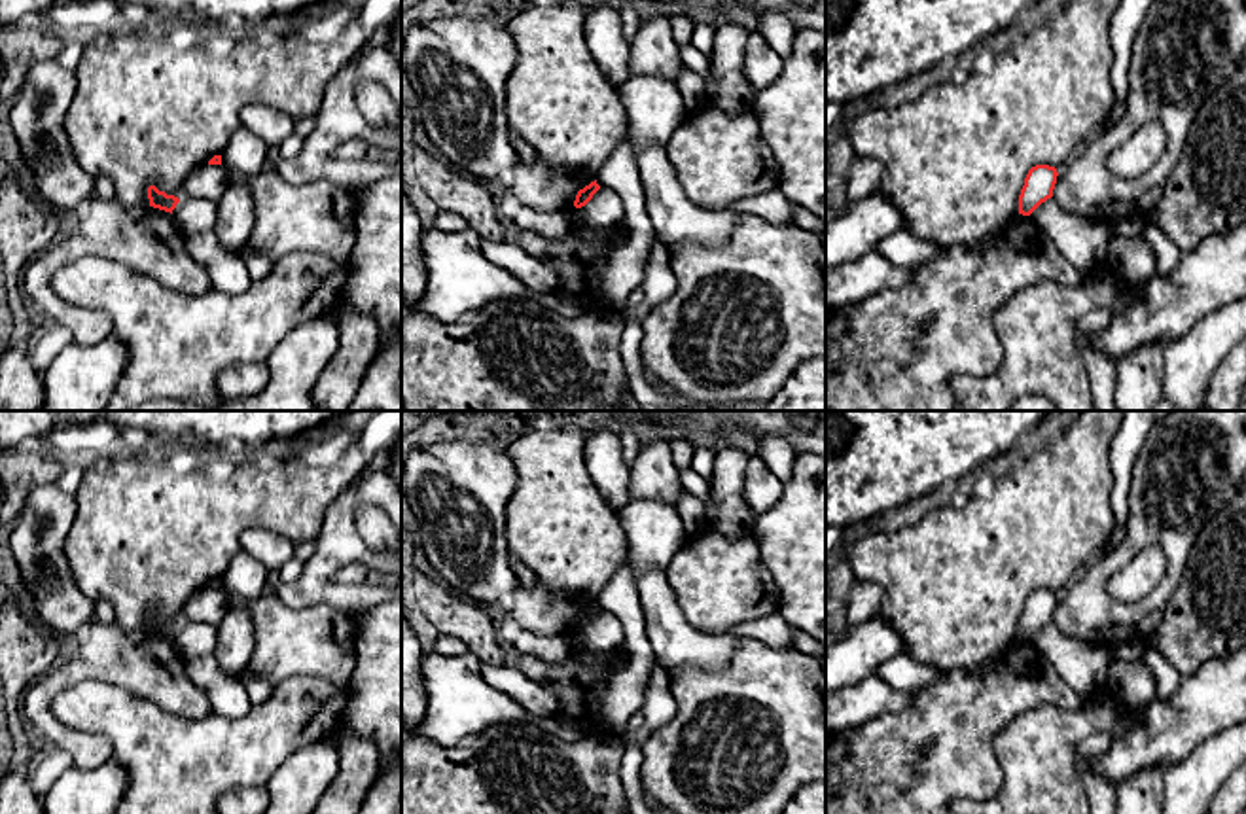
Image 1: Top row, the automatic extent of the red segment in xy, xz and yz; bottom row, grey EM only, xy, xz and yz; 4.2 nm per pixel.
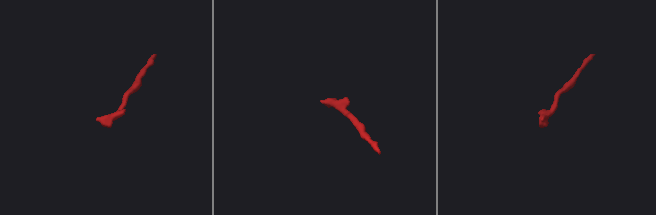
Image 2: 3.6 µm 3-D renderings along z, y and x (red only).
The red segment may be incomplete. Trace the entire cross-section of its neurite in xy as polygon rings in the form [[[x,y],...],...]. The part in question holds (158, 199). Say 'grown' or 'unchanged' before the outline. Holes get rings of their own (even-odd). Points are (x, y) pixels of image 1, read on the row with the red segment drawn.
grown; [[[155,186],[148,187],[150,206],[170,212],[174,223],[189,237],[193,233],[214,231],[218,220],[218,203],[203,199],[178,199],[159,191]]]

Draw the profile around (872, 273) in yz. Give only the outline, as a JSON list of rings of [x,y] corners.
[[[875,250],[826,269],[826,320],[875,293],[896,290],[915,274],[915,265],[892,265]]]

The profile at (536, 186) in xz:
[[[540,155],[532,163],[517,161],[506,178],[506,189],[517,197],[521,206],[555,214],[576,210],[579,189],[595,178],[572,168],[555,170]]]

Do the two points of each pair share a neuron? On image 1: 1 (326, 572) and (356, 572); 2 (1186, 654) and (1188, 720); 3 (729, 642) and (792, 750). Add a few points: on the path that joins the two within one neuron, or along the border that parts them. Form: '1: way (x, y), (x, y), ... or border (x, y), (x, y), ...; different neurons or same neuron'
1: border (338, 572), (345, 582), (377, 582), (381, 585); different neurons
2: border (1226, 655), (1207, 659), (1182, 678); different neurons
3: border (743, 638), (726, 667), (694, 667); different neurons

